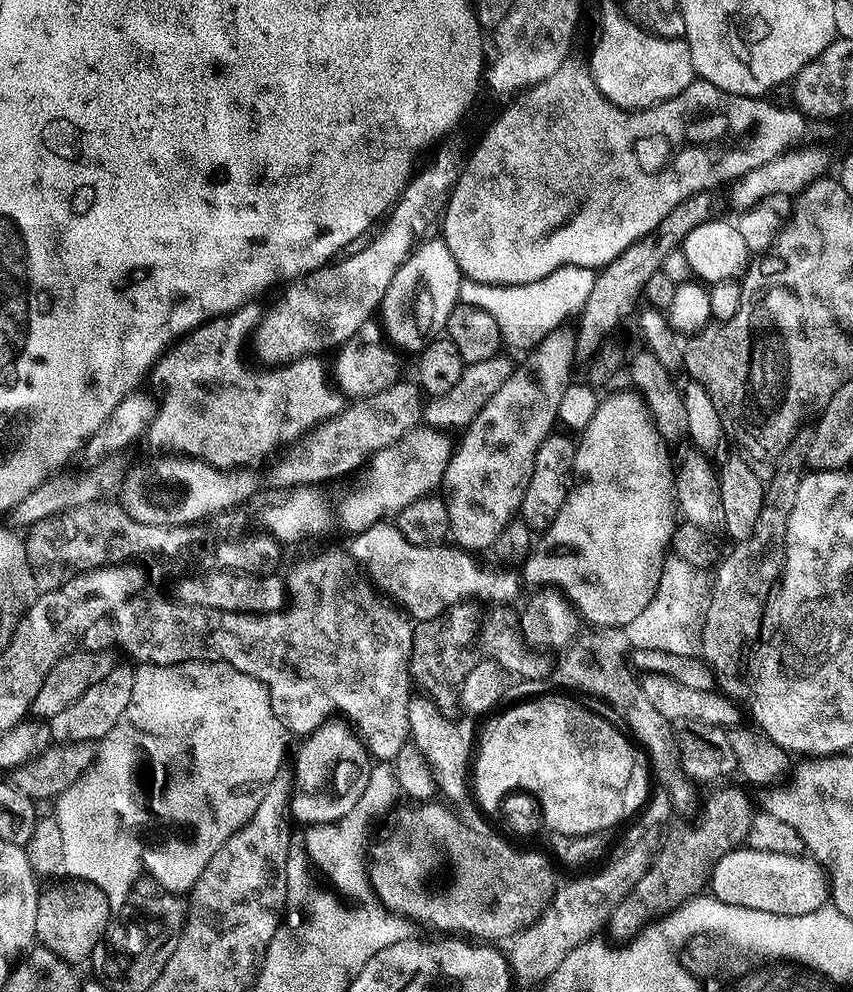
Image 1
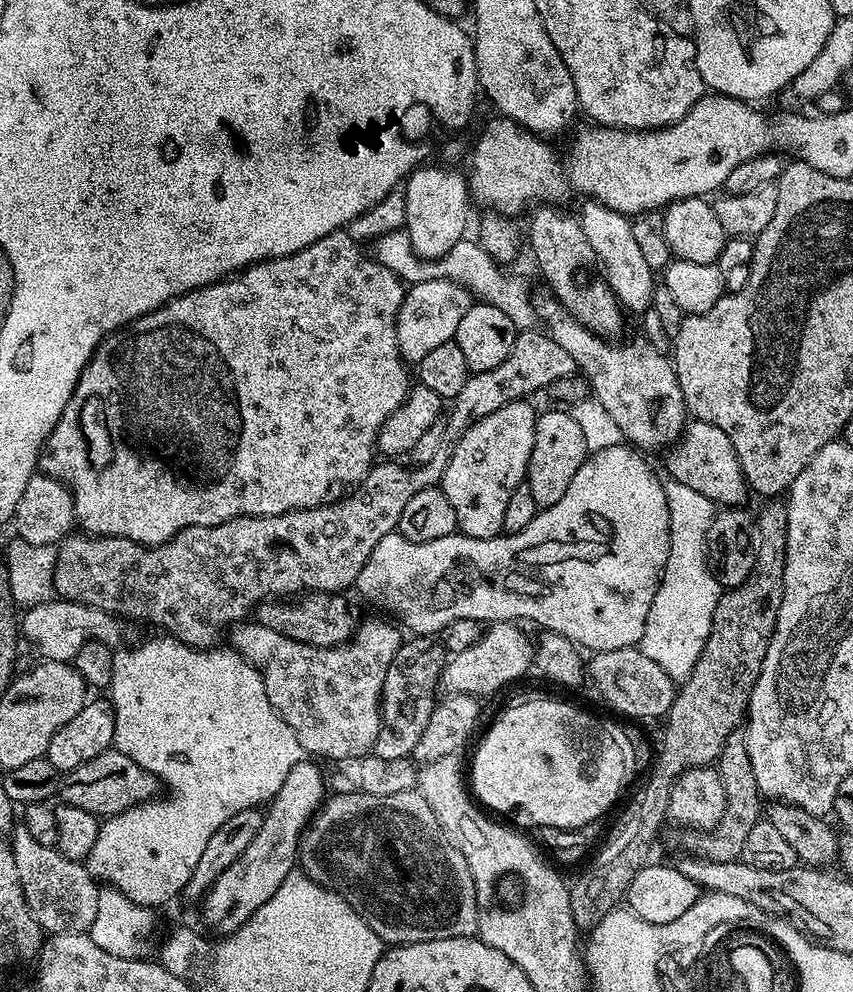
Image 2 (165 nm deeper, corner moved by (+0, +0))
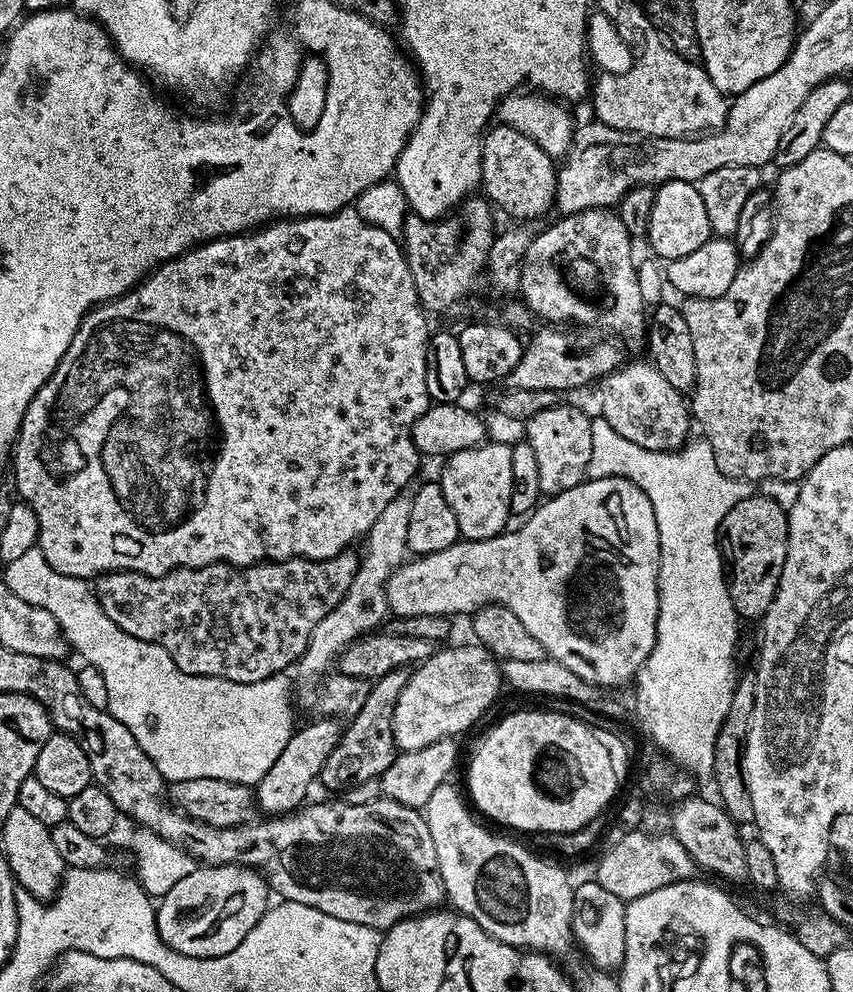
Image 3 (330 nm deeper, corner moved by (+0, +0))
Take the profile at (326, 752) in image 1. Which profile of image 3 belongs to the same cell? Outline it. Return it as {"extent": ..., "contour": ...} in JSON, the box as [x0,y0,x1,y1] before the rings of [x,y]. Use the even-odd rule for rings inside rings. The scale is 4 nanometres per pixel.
{"extent":[156,864,270,960],"contour":[[[213,864],[211,866],[198,866],[186,878],[182,878],[173,886],[166,890],[164,896],[159,897],[156,909],[156,925],[158,934],[166,946],[178,950],[178,954],[187,956],[197,956],[199,960],[206,958],[218,958],[230,954],[234,946],[258,926],[258,922],[264,917],[265,912],[270,907],[270,889],[265,877],[261,876],[255,868],[250,868],[246,864]]]}

